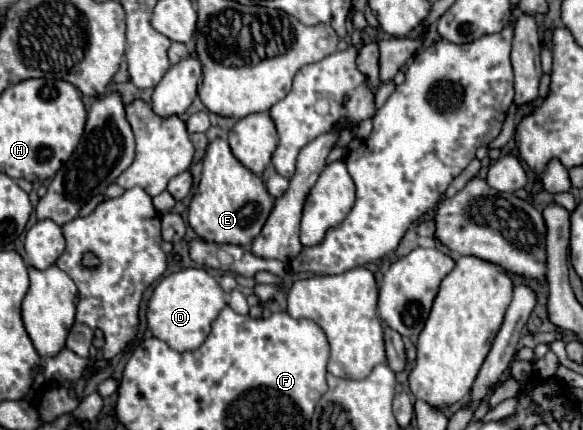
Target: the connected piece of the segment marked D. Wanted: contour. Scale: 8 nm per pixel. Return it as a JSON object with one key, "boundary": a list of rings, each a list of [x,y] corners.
{"boundary":[[[183,268],[163,276],[155,286],[147,304],[147,324],[155,338],[167,342],[177,352],[187,352],[199,348],[199,344],[207,340],[213,320],[225,306],[225,292],[211,274],[207,274],[203,268]]]}

